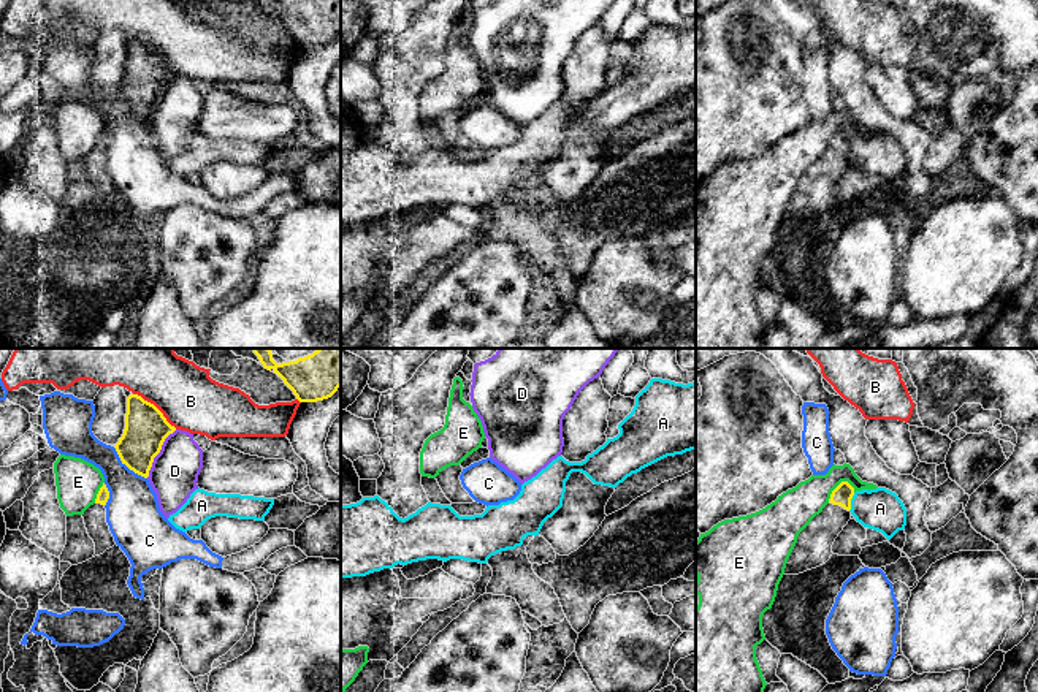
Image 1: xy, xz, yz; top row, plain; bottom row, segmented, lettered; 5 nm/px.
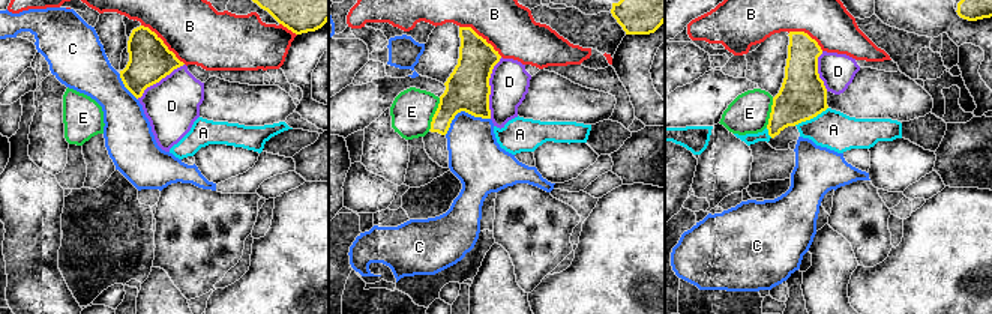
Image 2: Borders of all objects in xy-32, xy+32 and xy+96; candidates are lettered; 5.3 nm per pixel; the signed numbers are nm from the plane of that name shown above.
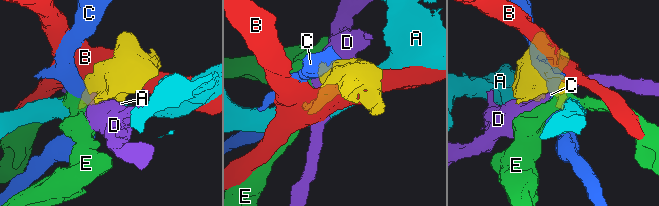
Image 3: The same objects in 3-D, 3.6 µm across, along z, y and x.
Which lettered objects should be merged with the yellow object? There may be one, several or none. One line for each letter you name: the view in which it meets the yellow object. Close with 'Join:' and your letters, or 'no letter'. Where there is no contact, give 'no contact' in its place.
Join: no letter

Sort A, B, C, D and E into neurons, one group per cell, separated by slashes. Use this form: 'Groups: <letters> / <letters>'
Groups: A / B / C / D / E

